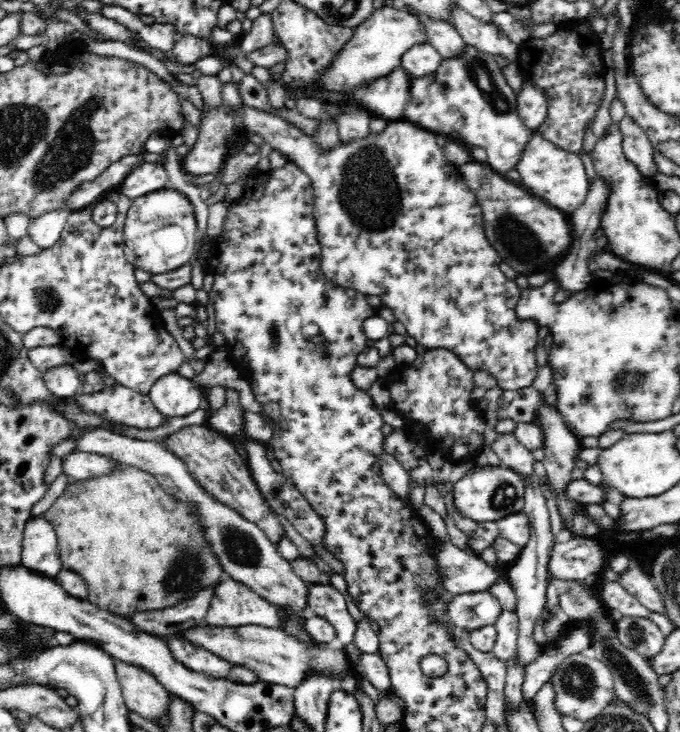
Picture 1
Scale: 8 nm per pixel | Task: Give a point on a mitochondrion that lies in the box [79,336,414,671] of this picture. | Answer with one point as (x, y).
(186, 570)

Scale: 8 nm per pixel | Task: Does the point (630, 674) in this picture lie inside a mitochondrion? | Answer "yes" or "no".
yes

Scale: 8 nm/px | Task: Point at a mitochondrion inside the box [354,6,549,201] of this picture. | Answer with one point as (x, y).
(476, 69)

